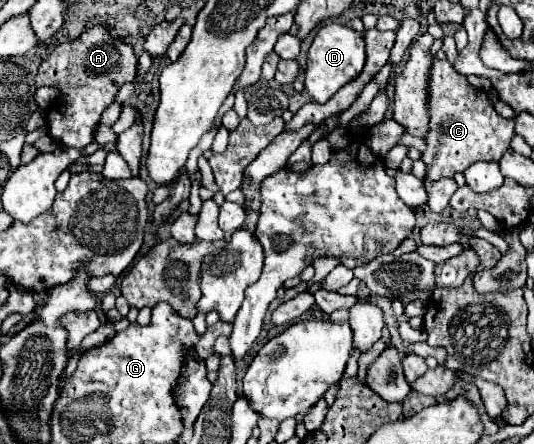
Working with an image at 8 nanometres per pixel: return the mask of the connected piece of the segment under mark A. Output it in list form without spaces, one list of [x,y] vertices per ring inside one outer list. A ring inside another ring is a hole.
[[[95,25],[83,31],[75,41],[61,43],[39,67],[37,87],[57,89],[57,101],[47,111],[47,133],[65,147],[83,149],[93,143],[95,125],[101,113],[115,101],[123,83],[135,79],[137,57],[133,47],[115,37],[107,25]]]

